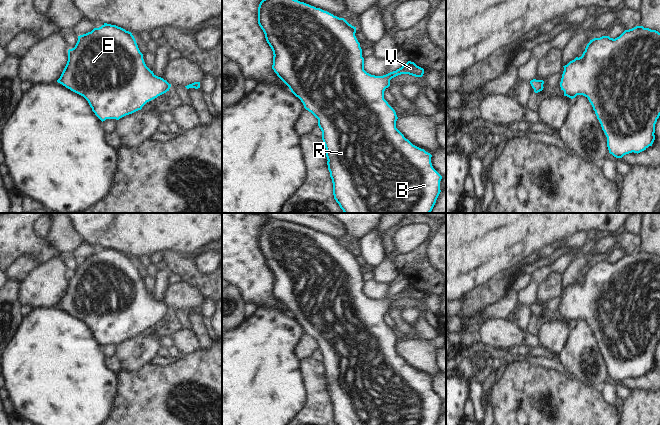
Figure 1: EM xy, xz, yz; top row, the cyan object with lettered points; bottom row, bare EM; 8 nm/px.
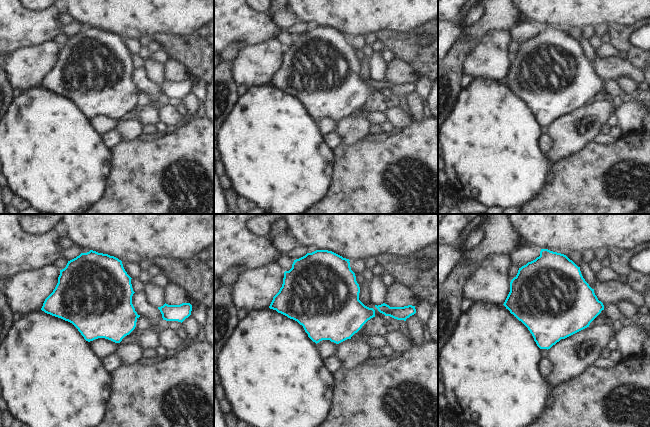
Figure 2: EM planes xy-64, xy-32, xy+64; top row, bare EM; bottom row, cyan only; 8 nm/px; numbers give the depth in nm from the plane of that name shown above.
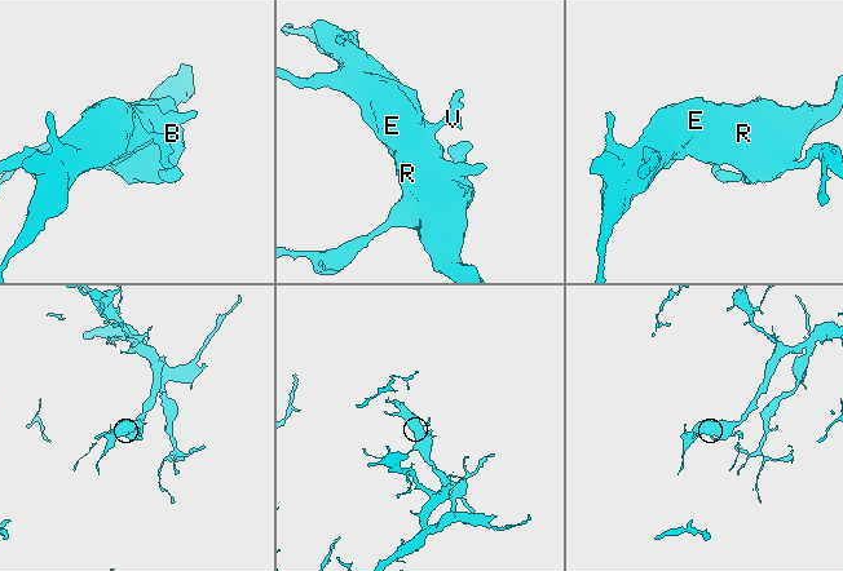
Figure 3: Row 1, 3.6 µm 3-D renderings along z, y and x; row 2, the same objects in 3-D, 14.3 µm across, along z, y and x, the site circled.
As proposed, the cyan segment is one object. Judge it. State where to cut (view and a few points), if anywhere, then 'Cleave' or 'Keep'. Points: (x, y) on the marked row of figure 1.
No split. Keep

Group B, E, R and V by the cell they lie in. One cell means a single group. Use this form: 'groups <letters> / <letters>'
groups B E R V

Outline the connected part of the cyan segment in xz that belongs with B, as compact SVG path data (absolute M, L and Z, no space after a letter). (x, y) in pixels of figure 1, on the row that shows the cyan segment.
M262 0L258 7L258 24L265 34L265 38L273 51L272 69L277 76L289 87L291 92L298 97L304 108L311 112L318 119L318 126L322 131L322 140L326 148L328 170L333 183L333 195L336 202L344 213L430 213L441 192L440 181L442 176L433 168L431 163L432 155L413 145L396 128L398 119L395 110L384 99L384 91L390 86L390 80L401 74L409 74L415 77L422 77L424 69L414 62L408 61L401 68L383 76L375 76L364 70L364 58L362 49L355 33L356 27L349 24L344 18L316 8L298 0Z

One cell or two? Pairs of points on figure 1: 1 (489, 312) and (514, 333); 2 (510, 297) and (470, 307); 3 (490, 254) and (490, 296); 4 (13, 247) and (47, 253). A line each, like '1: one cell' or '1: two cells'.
1: two cells
2: two cells
3: two cells
4: one cell

